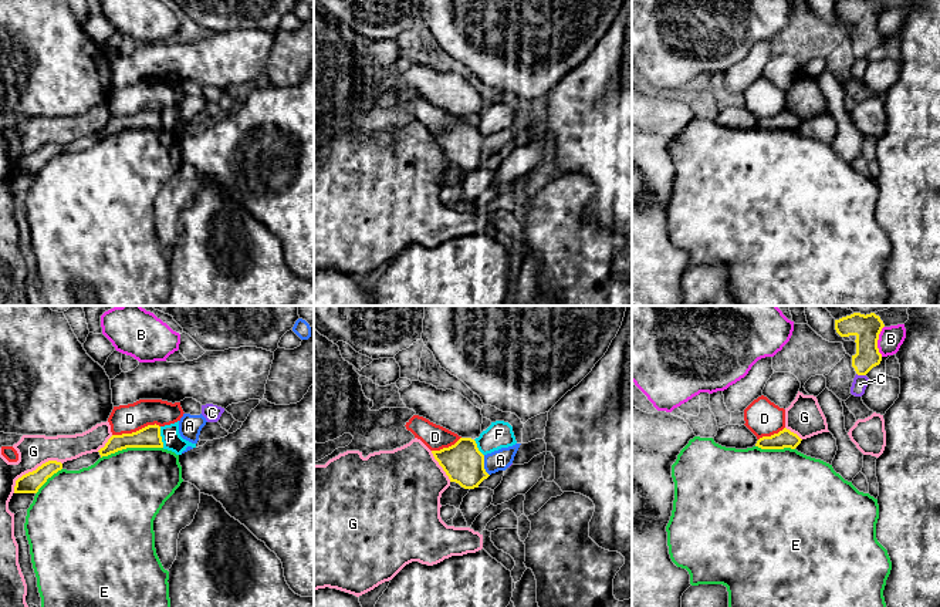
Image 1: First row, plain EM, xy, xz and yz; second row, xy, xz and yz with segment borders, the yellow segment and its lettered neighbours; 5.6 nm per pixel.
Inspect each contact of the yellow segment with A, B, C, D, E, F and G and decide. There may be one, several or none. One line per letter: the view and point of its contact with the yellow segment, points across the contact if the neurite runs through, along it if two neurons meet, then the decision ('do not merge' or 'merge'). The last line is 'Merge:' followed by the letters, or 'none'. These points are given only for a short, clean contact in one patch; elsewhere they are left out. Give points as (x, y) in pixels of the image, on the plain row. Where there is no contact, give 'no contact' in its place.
A: xz (483, 147) | along xz (483, 137), (483, 149), (489, 157) | do not merge
B: yz (876, 23) | do not merge
C: yz (861, 56) | do not merge
D: xy (137, 113) | do not merge
E: xy (131, 128) | do not merge
F: xy (161, 118) | along xy (159, 108), (164, 128) | do not merge
G: xy (33, 152) | do not merge
Merge: none

